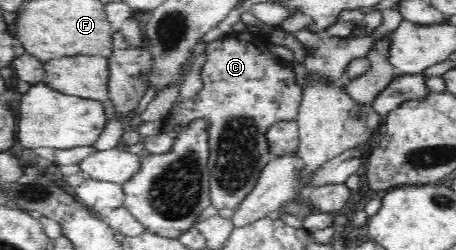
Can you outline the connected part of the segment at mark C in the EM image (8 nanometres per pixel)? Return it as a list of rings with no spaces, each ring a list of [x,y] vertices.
[[[233,31],[222,39],[208,41],[204,47],[204,63],[198,73],[202,87],[196,97],[172,103],[170,119],[163,122],[161,132],[176,139],[192,121],[207,121],[210,204],[217,209],[234,209],[254,187],[262,167],[273,159],[267,148],[266,130],[274,122],[295,119],[301,88],[295,83],[294,68],[287,65],[288,61],[257,48],[250,35],[248,38]]]

